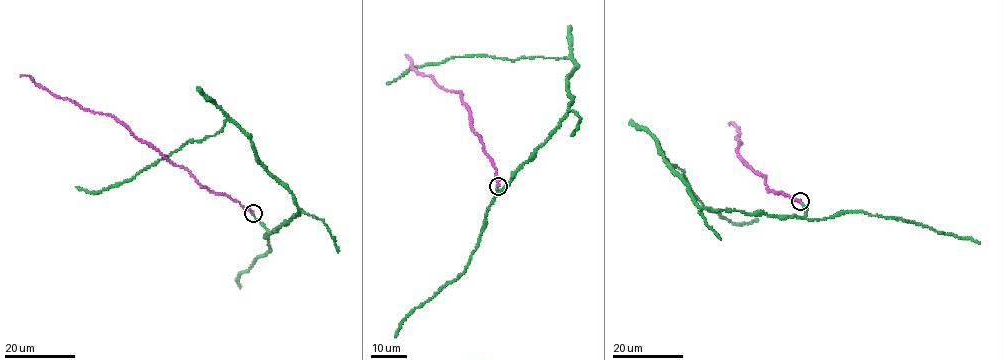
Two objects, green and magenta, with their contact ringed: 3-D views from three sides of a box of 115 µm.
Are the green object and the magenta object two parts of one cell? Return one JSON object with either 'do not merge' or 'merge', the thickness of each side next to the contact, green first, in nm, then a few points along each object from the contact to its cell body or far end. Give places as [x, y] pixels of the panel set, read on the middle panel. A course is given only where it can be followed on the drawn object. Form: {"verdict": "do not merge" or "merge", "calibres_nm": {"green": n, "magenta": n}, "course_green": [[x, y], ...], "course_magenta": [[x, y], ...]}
{"verdict": "merge", "calibres_nm": {"green": 220, "magenta": 260}, "course_green": [[498, 186], [500, 192], [568, 111], [568, 81], [576, 68], [571, 59], [454, 56], [386, 83]], "course_magenta": [[498, 186], [496, 168], [472, 128], [460, 92], [447, 91], [431, 76], [417, 73], [405, 55]]}

